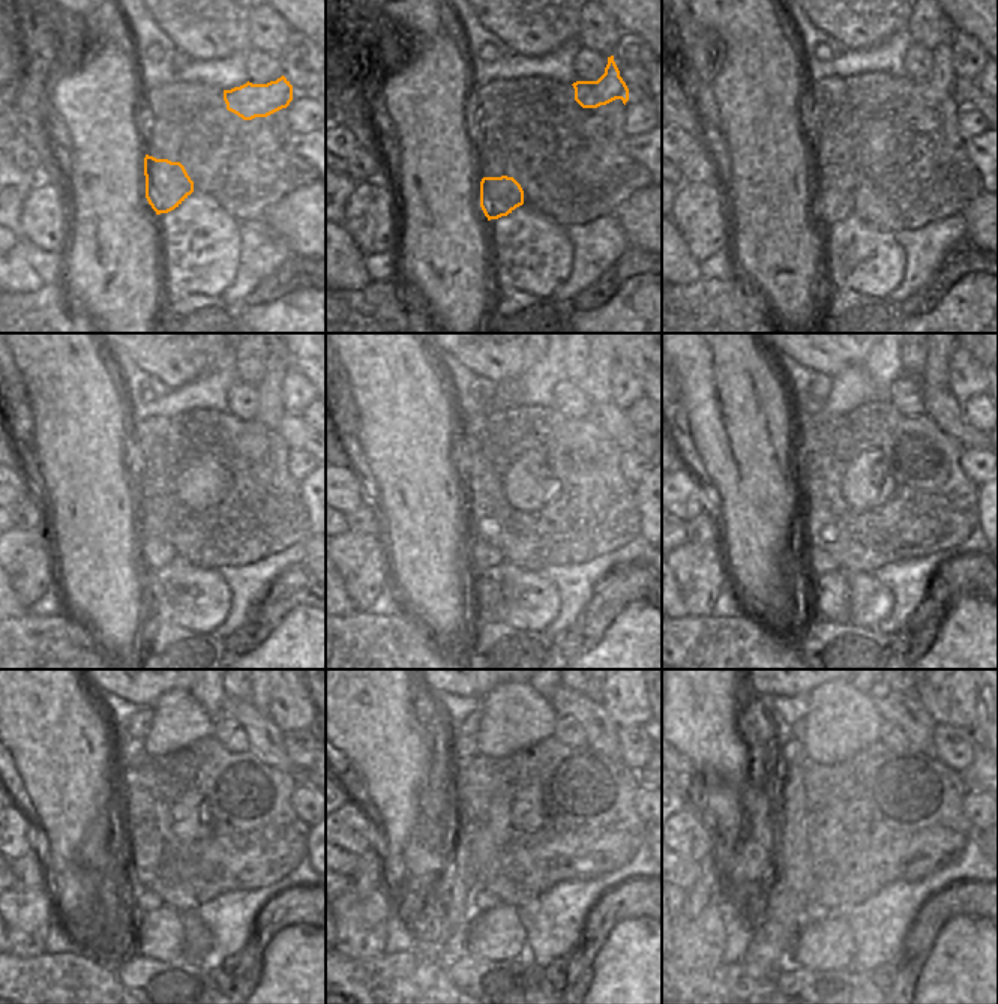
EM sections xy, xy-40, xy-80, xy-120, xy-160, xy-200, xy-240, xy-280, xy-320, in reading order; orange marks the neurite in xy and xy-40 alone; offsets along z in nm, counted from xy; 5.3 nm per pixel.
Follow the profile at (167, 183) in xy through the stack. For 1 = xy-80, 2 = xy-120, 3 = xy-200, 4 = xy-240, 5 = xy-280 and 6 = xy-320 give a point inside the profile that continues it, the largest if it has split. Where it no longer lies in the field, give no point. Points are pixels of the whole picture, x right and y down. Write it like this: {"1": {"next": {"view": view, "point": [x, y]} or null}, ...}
{"1": {"next": {"view": "xy-80", "point": [832, 206]}}, "2": {"next": {"view": "xy-120", "point": [155, 553]}}, "3": {"next": {"view": "xy-200", "point": [818, 562]}}, "4": {"next": {"view": "xy-240", "point": [141, 901]}}, "5": {"next": {"view": "xy-280", "point": [485, 901]}}, "6": {"next": {"view": "xy-320", "point": [815, 911]}}}

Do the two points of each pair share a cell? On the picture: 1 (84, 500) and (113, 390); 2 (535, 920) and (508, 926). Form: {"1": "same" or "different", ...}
{"1": "same", "2": "different"}

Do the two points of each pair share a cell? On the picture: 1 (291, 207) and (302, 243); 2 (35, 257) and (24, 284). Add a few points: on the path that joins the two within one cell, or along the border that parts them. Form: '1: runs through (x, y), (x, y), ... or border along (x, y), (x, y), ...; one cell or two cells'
1: runs through (300, 216), (302, 234); one cell
2: border along (15, 234), (21, 242), (27, 261), (44, 284); two cells

